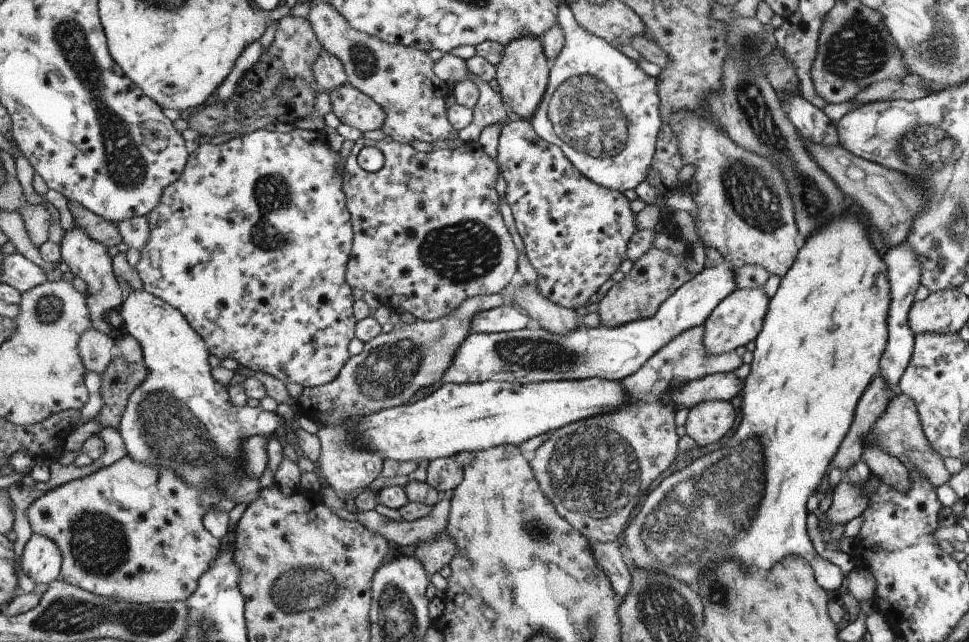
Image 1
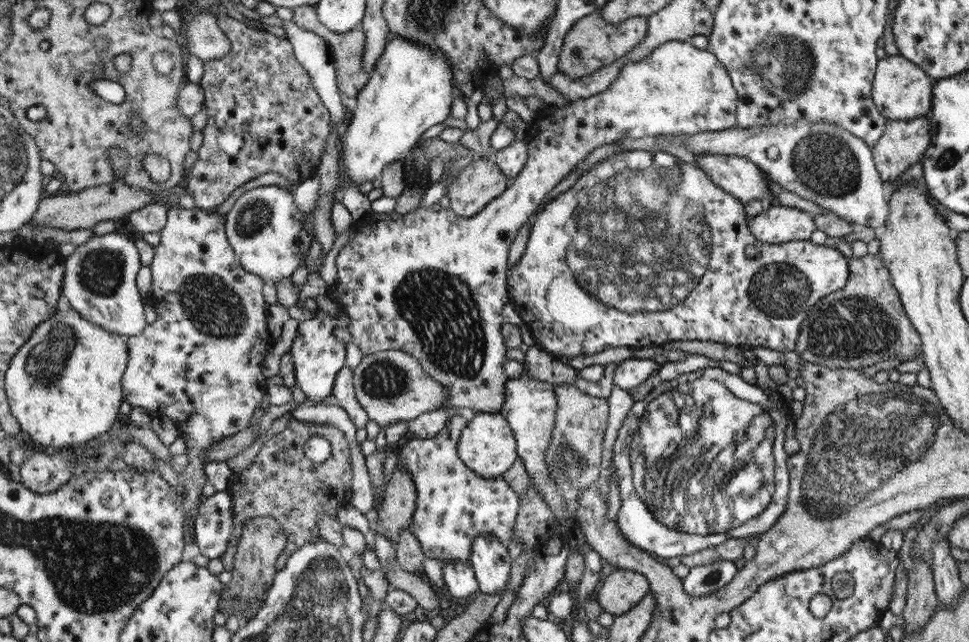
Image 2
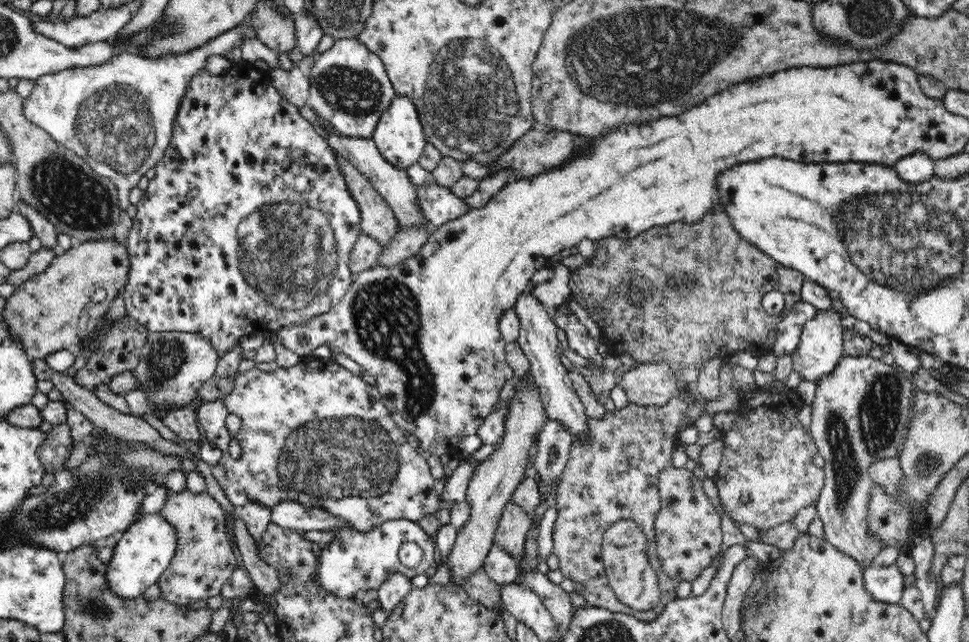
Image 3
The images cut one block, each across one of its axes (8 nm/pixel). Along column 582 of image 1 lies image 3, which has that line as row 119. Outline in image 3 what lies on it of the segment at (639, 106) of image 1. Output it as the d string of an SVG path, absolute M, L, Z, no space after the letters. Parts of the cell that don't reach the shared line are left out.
M242 21L238 26L210 39L206 44L183 53L170 53L159 57L146 57L138 52L125 51L112 56L104 64L66 68L60 72L46 74L34 80L34 88L28 98L22 100L24 116L43 129L54 141L63 144L73 154L83 158L92 170L109 178L117 186L121 199L119 208L126 209L131 203L129 192L138 186L140 178L154 168L162 158L172 139L174 120L180 102L190 86L190 80L205 70L206 60L215 54L225 57L234 46L242 46L246 38L256 38L256 29L250 21Z

